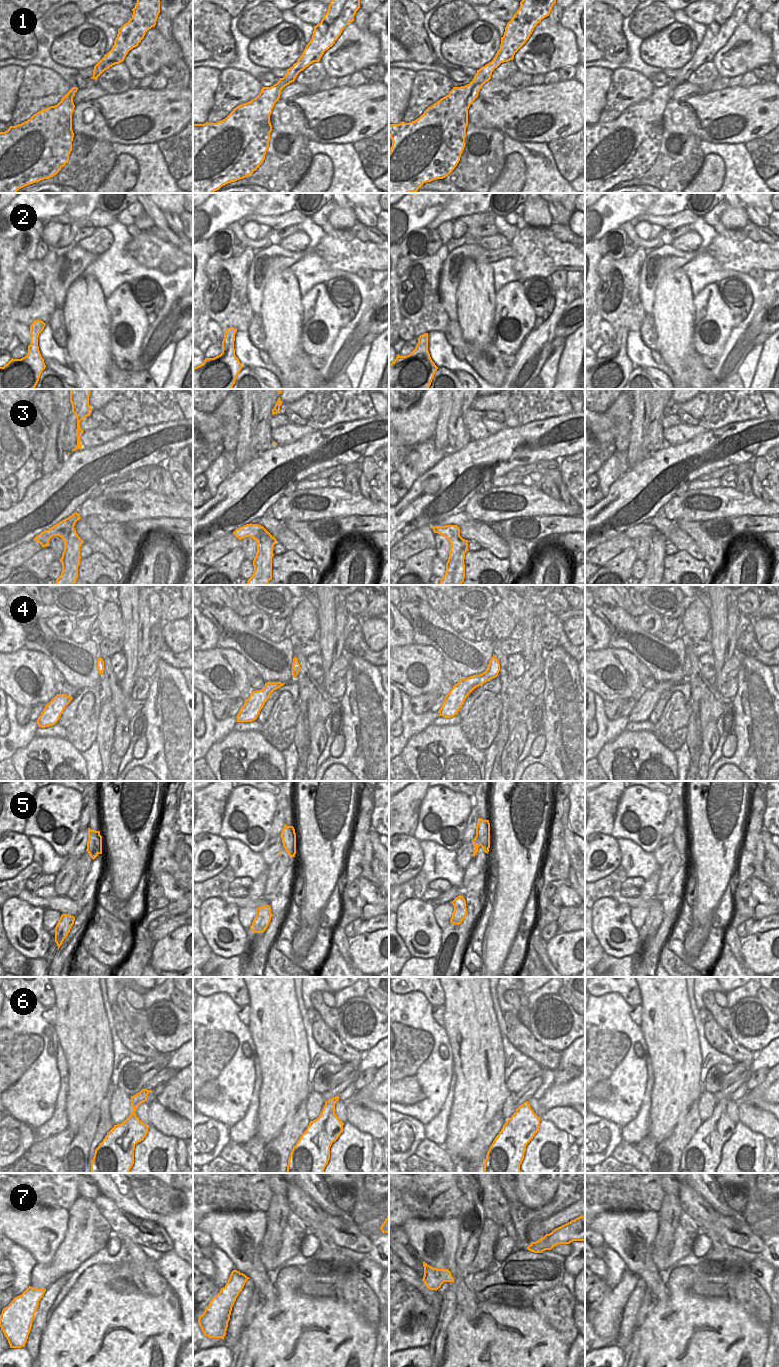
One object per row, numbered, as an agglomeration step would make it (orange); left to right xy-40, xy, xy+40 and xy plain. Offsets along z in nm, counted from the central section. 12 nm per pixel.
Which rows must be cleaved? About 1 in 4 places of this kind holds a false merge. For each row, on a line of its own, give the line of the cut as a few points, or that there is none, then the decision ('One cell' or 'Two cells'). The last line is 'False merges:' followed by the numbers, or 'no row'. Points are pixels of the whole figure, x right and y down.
1: No split. One cell
2: No split. One cell
3: No split. One cell
4: No split. One cell
5: Split along xy+40 (489, 831), (479, 839), (481, 846). Two cells
6: No split. One cell
7: No split. One cell
False merges: 5

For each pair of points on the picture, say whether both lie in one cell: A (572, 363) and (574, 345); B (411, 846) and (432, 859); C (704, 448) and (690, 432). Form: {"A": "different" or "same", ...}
{"A": "same", "B": "different", "C": "different"}

